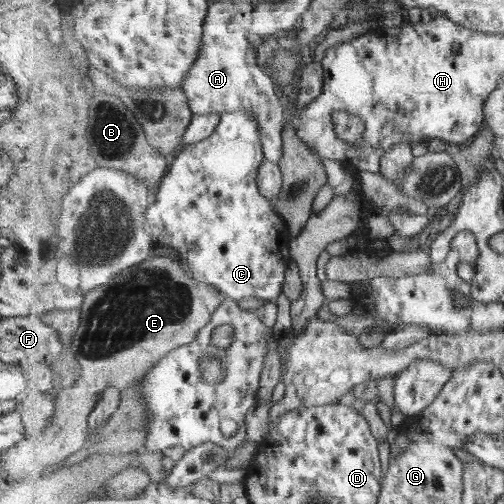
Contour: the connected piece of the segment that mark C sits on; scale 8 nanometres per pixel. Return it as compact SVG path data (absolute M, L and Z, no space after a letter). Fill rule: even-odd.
M244 111L226 113L209 139L180 148L152 198L147 214L156 247L170 247L177 251L178 257L186 260L193 277L215 286L235 302L251 297L272 302L277 300L292 261L289 245L293 237L288 225L276 213L273 202L260 191L257 183L264 160L260 125L256 119Z

